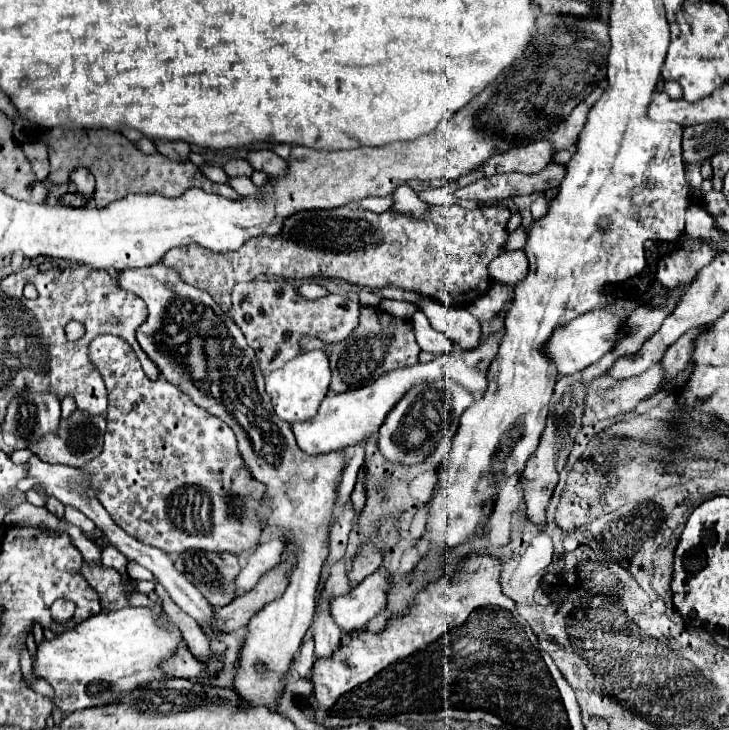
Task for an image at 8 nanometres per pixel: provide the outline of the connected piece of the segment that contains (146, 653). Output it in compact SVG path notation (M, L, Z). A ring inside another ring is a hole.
M127 606L91 616L77 628L53 640L43 640L37 646L33 674L53 686L55 704L63 714L73 714L85 708L115 704L121 694L129 694L147 682L163 680L161 662L169 660L181 644L181 630L165 612L159 614L149 606ZM161 616L165 616L165 622L161 622Z

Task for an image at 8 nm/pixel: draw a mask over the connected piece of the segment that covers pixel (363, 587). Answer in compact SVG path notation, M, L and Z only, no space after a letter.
M381 568L375 574L367 576L363 582L359 582L355 590L333 598L329 602L329 614L343 630L343 634L359 632L367 626L371 618L375 618L385 608L385 592L387 580L385 570Z

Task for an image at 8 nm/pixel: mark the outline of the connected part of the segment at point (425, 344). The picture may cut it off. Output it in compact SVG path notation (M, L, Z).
M419 310L413 314L411 322L413 322L413 328L415 328L417 342L421 344L421 350L433 352L434 357L440 356L443 352L451 352L453 350L453 342L443 332L431 328L427 318Z

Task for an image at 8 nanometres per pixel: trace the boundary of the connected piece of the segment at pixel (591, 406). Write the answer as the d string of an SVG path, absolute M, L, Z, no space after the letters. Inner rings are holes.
M659 364L623 382L611 382L611 378L601 376L589 384L585 414L595 414L597 420L625 414L633 410L643 398L655 394L663 386L663 382L665 374Z

